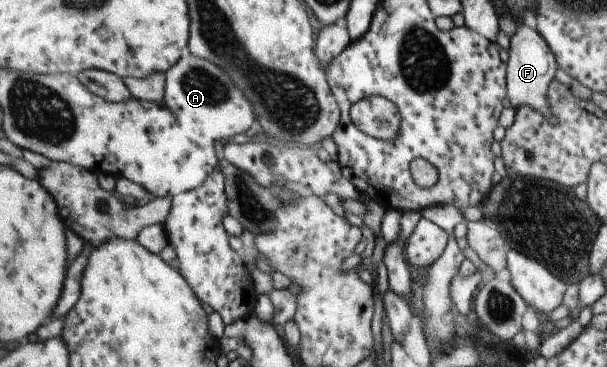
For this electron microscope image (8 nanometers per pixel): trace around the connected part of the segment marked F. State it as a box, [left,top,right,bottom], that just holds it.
[506,25,557,121]

